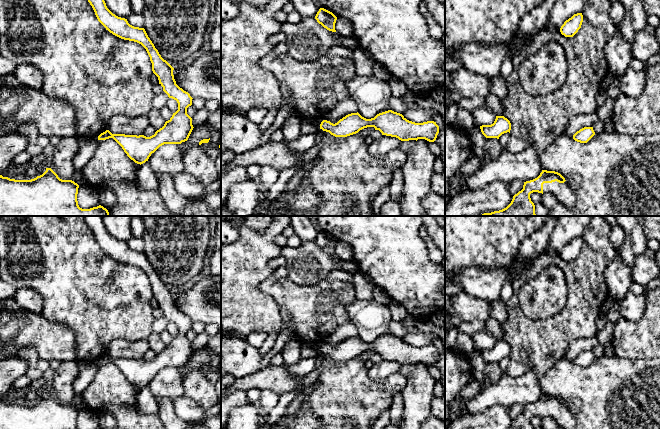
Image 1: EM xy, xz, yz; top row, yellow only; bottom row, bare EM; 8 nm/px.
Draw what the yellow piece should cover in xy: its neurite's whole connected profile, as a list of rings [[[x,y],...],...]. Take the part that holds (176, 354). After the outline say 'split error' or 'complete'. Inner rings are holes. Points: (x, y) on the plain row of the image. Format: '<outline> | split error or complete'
[[[84,216],[86,223],[92,230],[98,245],[113,259],[129,265],[134,265],[141,268],[147,275],[152,287],[152,295],[158,301],[159,308],[163,311],[163,315],[178,327],[178,334],[173,337],[172,341],[165,346],[164,350],[157,354],[154,359],[146,361],[144,359],[125,359],[112,358],[109,354],[101,357],[98,364],[106,364],[113,362],[124,374],[127,380],[137,388],[143,388],[148,385],[152,377],[164,368],[181,368],[188,364],[192,354],[192,342],[187,338],[187,332],[192,329],[192,321],[182,312],[180,312],[174,303],[174,292],[164,284],[155,272],[154,268],[148,261],[144,252],[134,251],[130,249],[125,242],[121,242],[113,238],[106,230],[102,216]]] | complete

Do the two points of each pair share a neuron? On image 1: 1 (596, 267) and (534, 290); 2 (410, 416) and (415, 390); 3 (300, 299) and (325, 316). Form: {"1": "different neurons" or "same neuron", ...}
{"1": "different neurons", "2": "same neuron", "3": "same neuron"}

